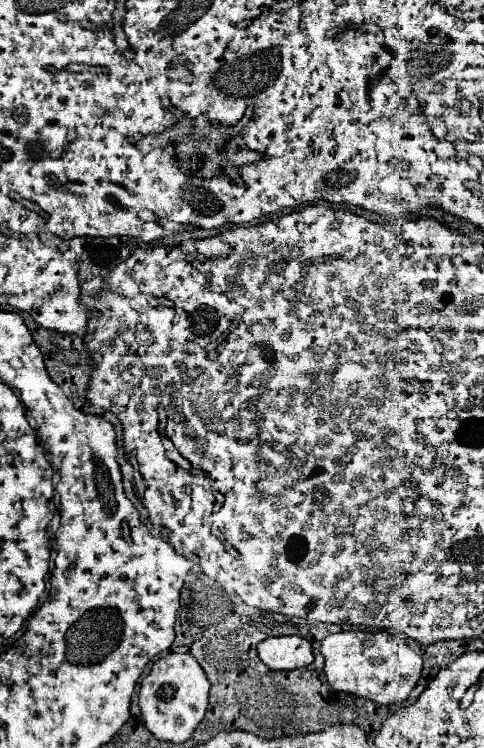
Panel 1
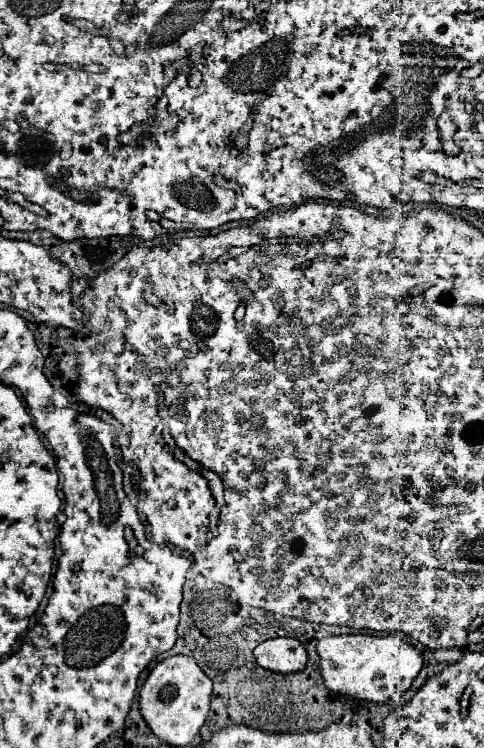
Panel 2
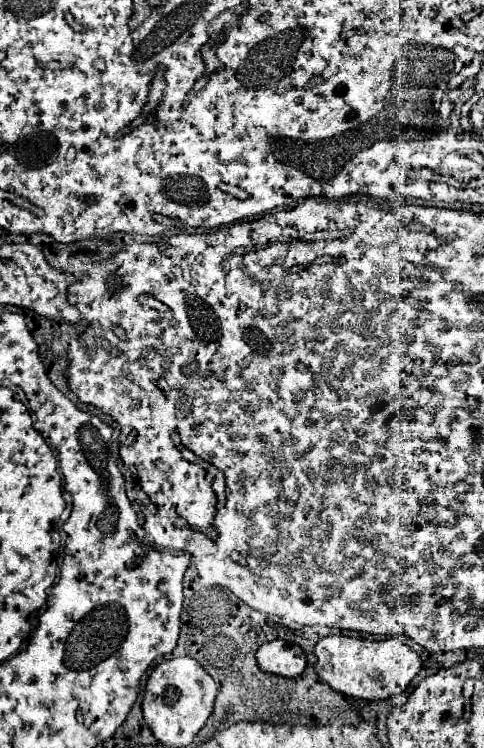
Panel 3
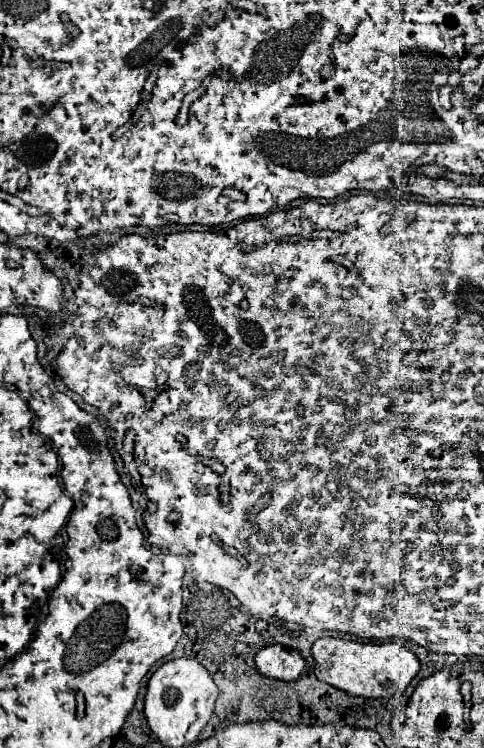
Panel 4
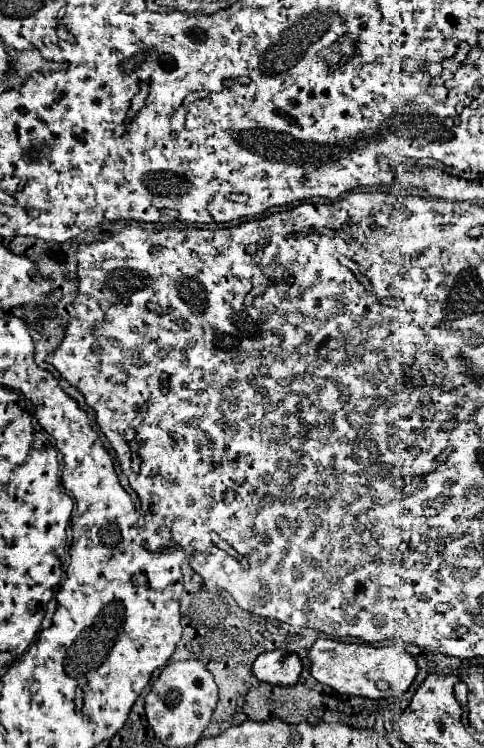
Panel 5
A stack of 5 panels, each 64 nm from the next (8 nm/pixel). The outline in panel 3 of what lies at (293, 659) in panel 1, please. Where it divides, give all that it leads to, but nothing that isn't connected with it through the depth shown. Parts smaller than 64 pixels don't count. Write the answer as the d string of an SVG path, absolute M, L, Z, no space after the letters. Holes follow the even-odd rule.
M272 640L262 644L256 650L256 660L260 670L294 678L300 676L306 668L306 654L300 646L284 642L284 640Z

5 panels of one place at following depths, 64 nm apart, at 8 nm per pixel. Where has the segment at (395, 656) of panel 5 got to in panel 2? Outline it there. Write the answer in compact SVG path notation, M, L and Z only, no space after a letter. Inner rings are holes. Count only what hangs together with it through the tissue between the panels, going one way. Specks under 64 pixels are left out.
M340 634L318 642L322 658L322 676L332 692L348 694L360 700L384 704L394 696L410 690L414 678L422 670L422 656L416 648L400 640L396 634Z

